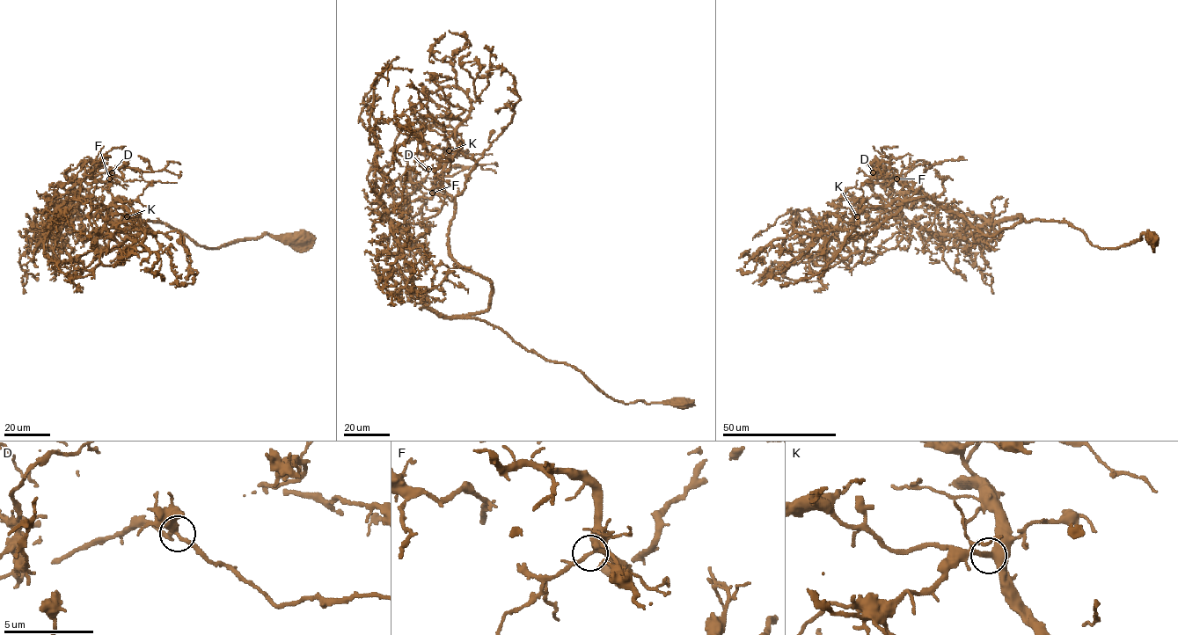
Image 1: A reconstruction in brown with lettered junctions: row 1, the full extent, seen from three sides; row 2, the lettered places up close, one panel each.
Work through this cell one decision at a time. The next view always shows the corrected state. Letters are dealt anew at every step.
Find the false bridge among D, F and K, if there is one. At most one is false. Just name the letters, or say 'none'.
none

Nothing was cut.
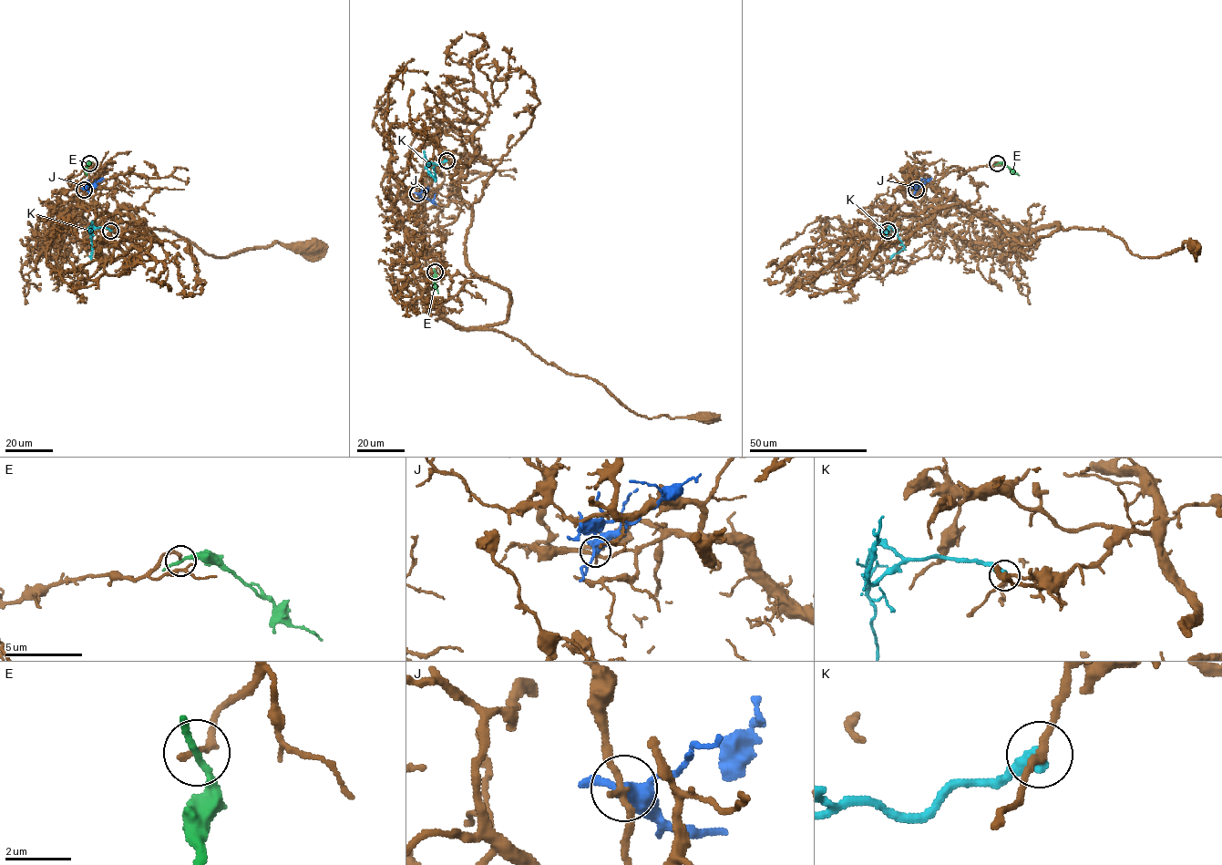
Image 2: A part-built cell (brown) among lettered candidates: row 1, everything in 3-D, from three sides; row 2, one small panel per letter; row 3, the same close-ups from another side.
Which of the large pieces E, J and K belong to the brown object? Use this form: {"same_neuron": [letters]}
{"same_neuron": []}

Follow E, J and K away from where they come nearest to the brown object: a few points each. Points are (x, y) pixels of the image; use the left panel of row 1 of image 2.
E: (90, 163), (86, 175)
J: (84, 190), (103, 179)
K: (111, 231), (90, 227), (91, 259)

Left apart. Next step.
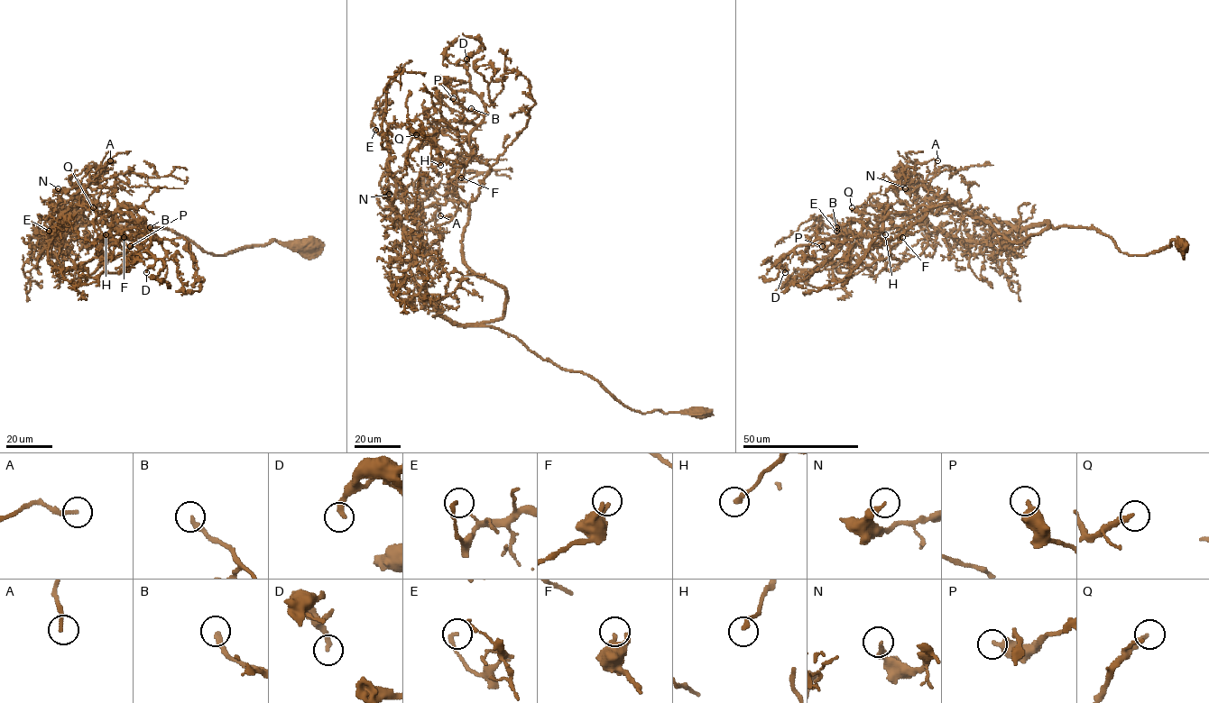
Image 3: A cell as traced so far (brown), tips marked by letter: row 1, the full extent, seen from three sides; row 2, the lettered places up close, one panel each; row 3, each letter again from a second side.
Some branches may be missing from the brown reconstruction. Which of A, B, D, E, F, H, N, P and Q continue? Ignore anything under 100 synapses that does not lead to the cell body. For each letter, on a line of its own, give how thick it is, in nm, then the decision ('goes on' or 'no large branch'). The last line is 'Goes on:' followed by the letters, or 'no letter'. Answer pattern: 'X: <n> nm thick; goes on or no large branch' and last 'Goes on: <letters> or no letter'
A: 190 nm thick; no large branch
B: 280 nm thick; no large branch
D: 260 nm thick; no large branch
E: 180 nm thick; no large branch
F: 280 nm thick; no large branch
H: 220 nm thick; no large branch
N: 240 nm thick; no large branch
P: 480 nm thick; no large branch
Q: 280 nm thick; goes on
Goes on: Q

